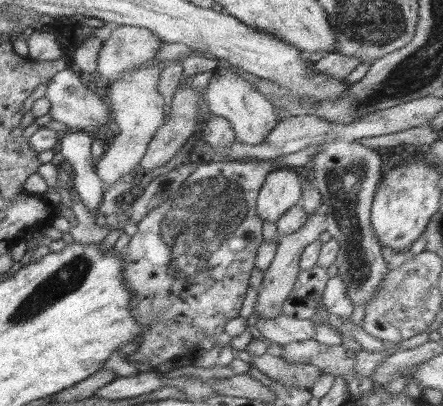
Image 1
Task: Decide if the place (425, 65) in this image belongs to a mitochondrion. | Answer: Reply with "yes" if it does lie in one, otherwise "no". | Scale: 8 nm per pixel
yes

